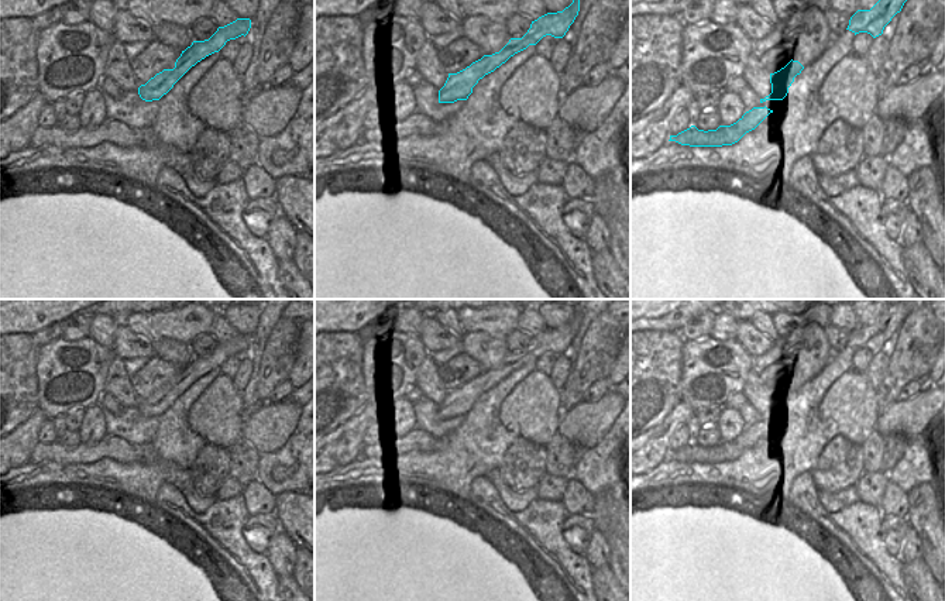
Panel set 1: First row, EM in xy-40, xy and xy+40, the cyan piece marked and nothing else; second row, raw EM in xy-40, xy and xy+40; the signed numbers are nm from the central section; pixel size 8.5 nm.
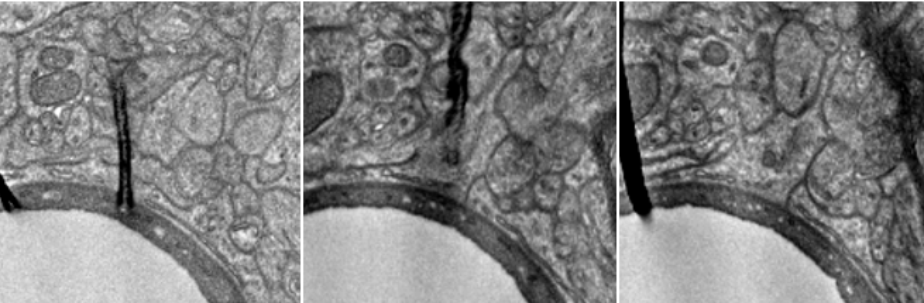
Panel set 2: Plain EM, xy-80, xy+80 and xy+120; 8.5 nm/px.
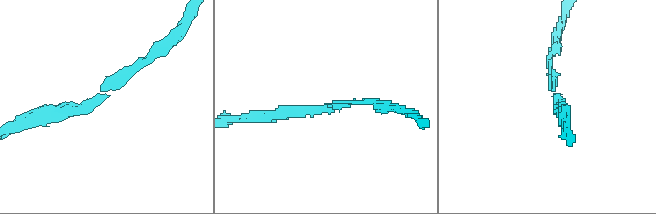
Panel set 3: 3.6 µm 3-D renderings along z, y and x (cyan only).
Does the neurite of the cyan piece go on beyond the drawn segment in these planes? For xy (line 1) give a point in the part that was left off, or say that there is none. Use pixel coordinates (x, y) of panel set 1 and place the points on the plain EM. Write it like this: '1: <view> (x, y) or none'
1: none

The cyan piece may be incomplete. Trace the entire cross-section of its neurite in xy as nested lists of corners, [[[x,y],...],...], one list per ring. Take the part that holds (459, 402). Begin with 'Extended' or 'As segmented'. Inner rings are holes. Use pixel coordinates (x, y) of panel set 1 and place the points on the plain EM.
As segmented. [[[577,306],[568,323],[563,327],[547,329],[532,337],[530,344],[522,354],[511,354],[499,368],[484,371],[465,385],[457,389],[449,389],[444,402],[439,406],[439,419],[467,416],[480,395],[494,388],[515,370],[526,365],[529,361],[536,361],[546,351],[563,354],[578,332],[578,327],[580,308]]]

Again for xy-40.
As segmented. [[[237,334],[224,343],[219,343],[209,356],[193,357],[190,363],[182,367],[173,385],[164,385],[138,403],[140,413],[145,418],[159,416],[192,382],[206,372],[219,368],[227,357],[241,351],[245,353],[250,344],[250,334]]]

